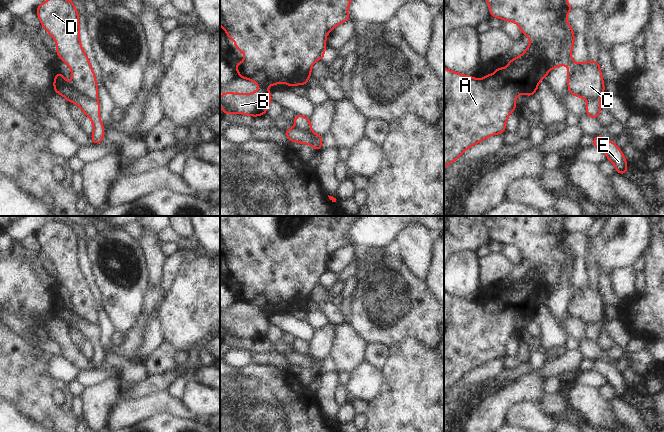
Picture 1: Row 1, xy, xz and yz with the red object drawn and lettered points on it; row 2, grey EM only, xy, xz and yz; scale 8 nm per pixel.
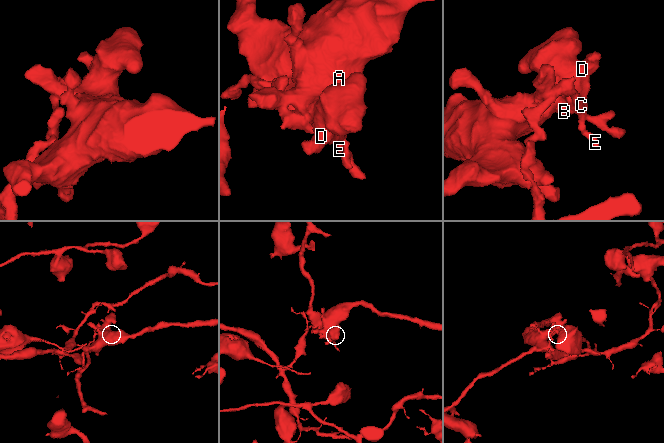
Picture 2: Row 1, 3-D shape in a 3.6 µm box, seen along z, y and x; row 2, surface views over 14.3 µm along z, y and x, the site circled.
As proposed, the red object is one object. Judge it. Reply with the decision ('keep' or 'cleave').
cleave

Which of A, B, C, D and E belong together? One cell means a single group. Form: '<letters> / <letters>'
A B C D / E

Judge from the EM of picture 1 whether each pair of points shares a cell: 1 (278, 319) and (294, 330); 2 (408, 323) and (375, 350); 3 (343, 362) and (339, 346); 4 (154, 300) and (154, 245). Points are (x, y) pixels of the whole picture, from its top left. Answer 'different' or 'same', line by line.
1: same
2: different
3: same
4: different

